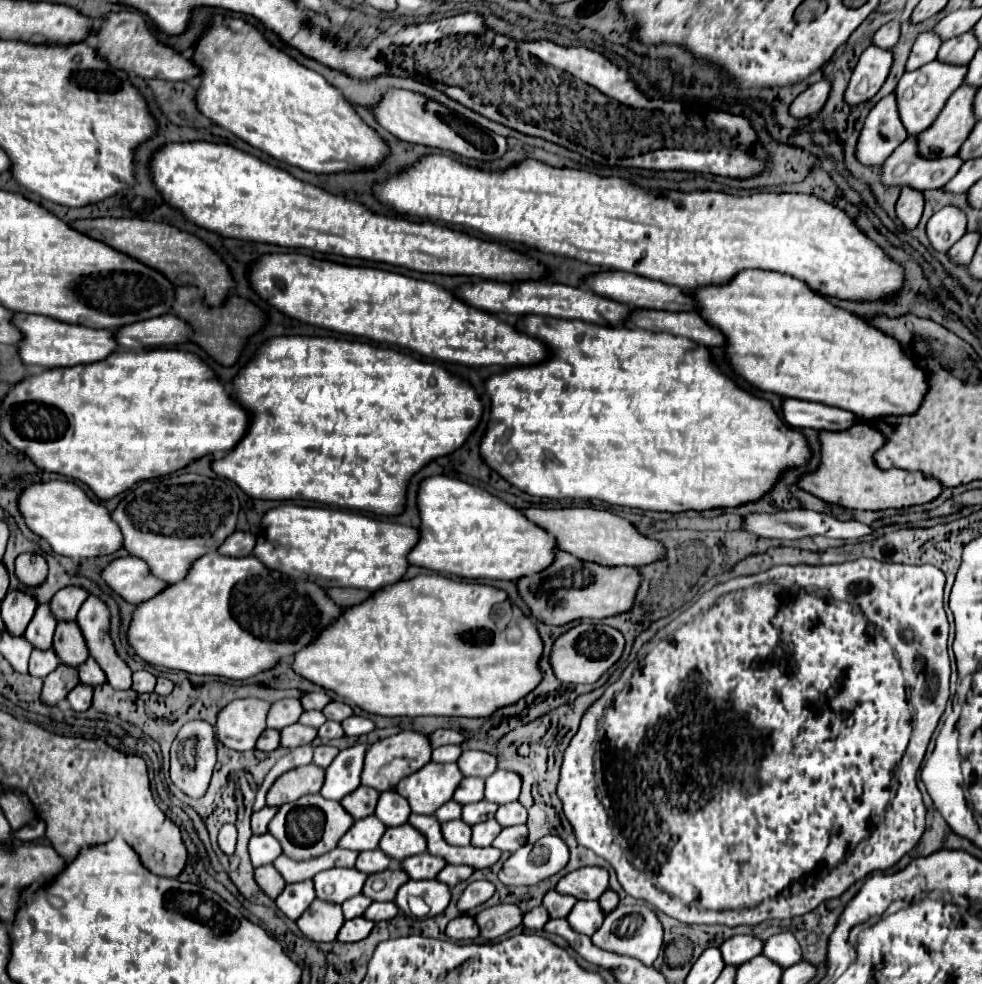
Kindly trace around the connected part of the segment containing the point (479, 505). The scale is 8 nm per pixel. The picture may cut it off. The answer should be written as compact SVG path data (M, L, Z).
M429 476L419 484L417 508L421 518L421 536L415 548L407 554L407 560L413 566L423 566L441 574L469 580L517 580L521 576L541 572L553 562L553 552L557 550L553 536L529 522L517 508L501 502L483 488L447 476Z

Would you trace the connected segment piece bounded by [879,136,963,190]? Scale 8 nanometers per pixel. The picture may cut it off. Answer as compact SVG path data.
M909 136L883 162L879 180L883 186L909 186L917 190L941 188L955 176L961 164L963 160L959 160L957 156L937 160L925 160L917 156L915 136Z

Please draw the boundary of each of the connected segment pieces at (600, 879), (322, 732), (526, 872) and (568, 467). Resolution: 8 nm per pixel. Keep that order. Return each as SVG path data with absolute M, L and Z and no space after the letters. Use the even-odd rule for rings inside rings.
M587 866L587 868L579 868L563 876L557 882L555 890L559 894L575 896L577 900L597 900L607 890L609 886L607 880L609 880L609 874L605 868Z
M325 722L321 728L319 728L319 734L317 734L321 740L331 740L331 738L341 738L343 736L343 728L339 722Z
M543 836L535 844L525 844L515 854L511 854L505 860L503 868L499 870L499 880L505 886L533 886L541 880L551 878L559 870L563 870L567 860L569 860L569 850L567 850L565 842L559 836Z
M527 314L519 318L515 328L547 348L547 358L539 364L531 366L513 366L501 374L491 374L485 380L485 394L491 400L491 418L489 426L481 438L479 454L483 462L493 468L499 476L503 476L509 484L531 496L547 496L547 498L583 498L583 500L603 500L615 506L629 506L641 510L659 510L659 512L681 512L681 510L709 510L709 508L725 508L739 506L751 500L761 498L771 490L777 476L791 466L801 466L809 460L809 448L805 436L787 426L773 406L767 400L751 396L733 384L713 362L711 354L705 346L699 346L683 336L663 334L663 332L647 332L647 330L631 330L627 326L597 326L581 320L561 320L549 316Z

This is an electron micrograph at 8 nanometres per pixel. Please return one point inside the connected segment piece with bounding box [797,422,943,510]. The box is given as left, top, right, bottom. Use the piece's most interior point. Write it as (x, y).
(847, 477)

